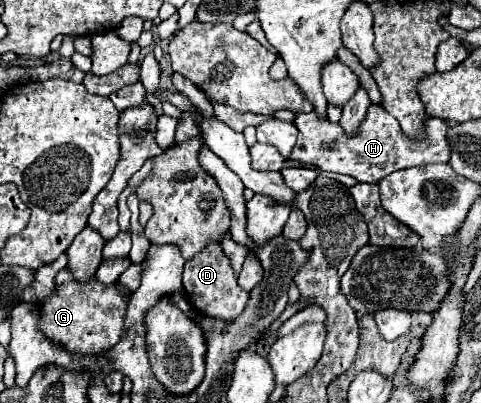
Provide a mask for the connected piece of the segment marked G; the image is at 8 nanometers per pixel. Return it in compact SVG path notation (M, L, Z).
M63 269L55 275L53 293L37 303L37 309L39 309L37 327L41 329L41 333L47 339L51 339L59 347L65 347L73 355L103 355L111 347L115 347L123 335L123 317L125 317L125 309L127 309L129 299L131 299L131 293L127 293L119 283L103 285L93 277L87 285L79 285L79 281L75 281L71 277L71 271Z

